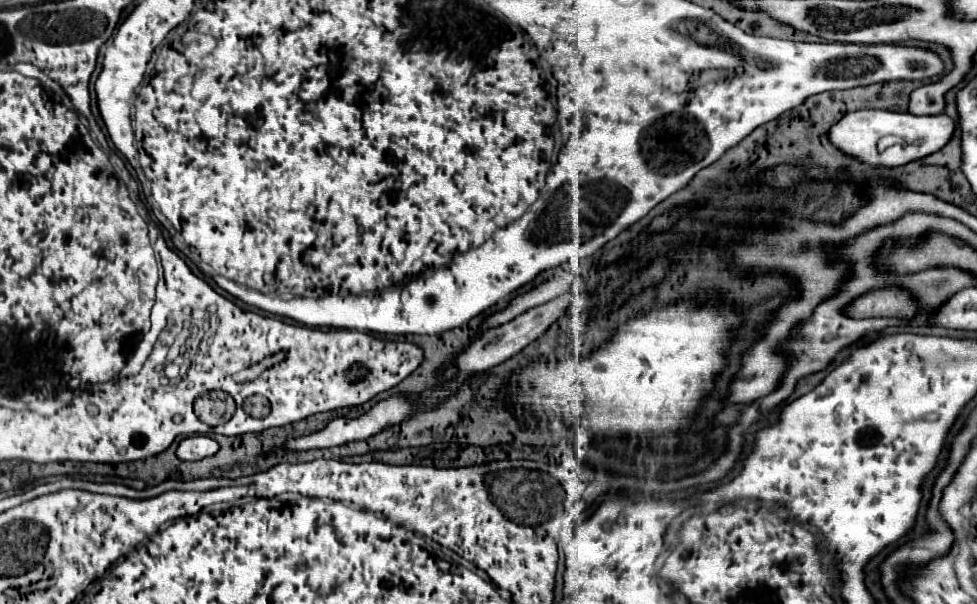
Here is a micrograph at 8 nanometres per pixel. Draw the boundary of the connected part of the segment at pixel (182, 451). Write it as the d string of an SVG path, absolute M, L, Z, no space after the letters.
M190 436L184 438L176 450L180 460L202 460L208 456L214 456L220 450L218 442L208 436Z

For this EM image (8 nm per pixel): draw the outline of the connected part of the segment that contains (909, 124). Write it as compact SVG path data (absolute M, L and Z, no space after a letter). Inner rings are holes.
M858 110L858 112L850 112L846 114L840 122L836 122L830 132L828 132L828 140L834 148L838 148L842 154L868 164L868 166L884 166L884 168L896 168L896 166L904 166L910 164L914 160L920 160L924 156L930 156L934 152L938 152L952 136L954 132L954 122L944 116L912 116L908 112L888 112L888 110ZM882 136L900 136L906 142L906 148L900 146L892 146L888 150L884 150L884 154L876 152L876 142Z

